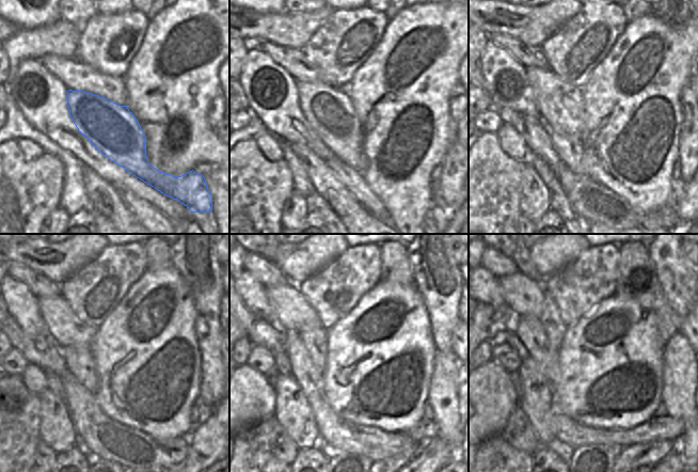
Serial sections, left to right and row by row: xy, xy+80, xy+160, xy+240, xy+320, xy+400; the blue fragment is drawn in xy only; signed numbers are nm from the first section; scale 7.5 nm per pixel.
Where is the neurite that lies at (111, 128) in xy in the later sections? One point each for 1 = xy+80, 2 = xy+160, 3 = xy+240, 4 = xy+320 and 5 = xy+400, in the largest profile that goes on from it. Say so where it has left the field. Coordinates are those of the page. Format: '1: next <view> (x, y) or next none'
1: next xy+80 (329, 110)
2: next xy+160 (560, 105)
3: next xy+240 (65, 327)
4: next xy+320 (292, 311)
5: next xy+400 (525, 296)

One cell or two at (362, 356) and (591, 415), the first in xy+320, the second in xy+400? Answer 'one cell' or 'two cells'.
one cell

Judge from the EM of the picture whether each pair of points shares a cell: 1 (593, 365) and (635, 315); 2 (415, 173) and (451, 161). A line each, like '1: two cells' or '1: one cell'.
1: one cell
2: two cells

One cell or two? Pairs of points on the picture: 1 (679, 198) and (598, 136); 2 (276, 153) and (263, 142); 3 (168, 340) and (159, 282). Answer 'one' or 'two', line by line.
1: two
2: one
3: one

